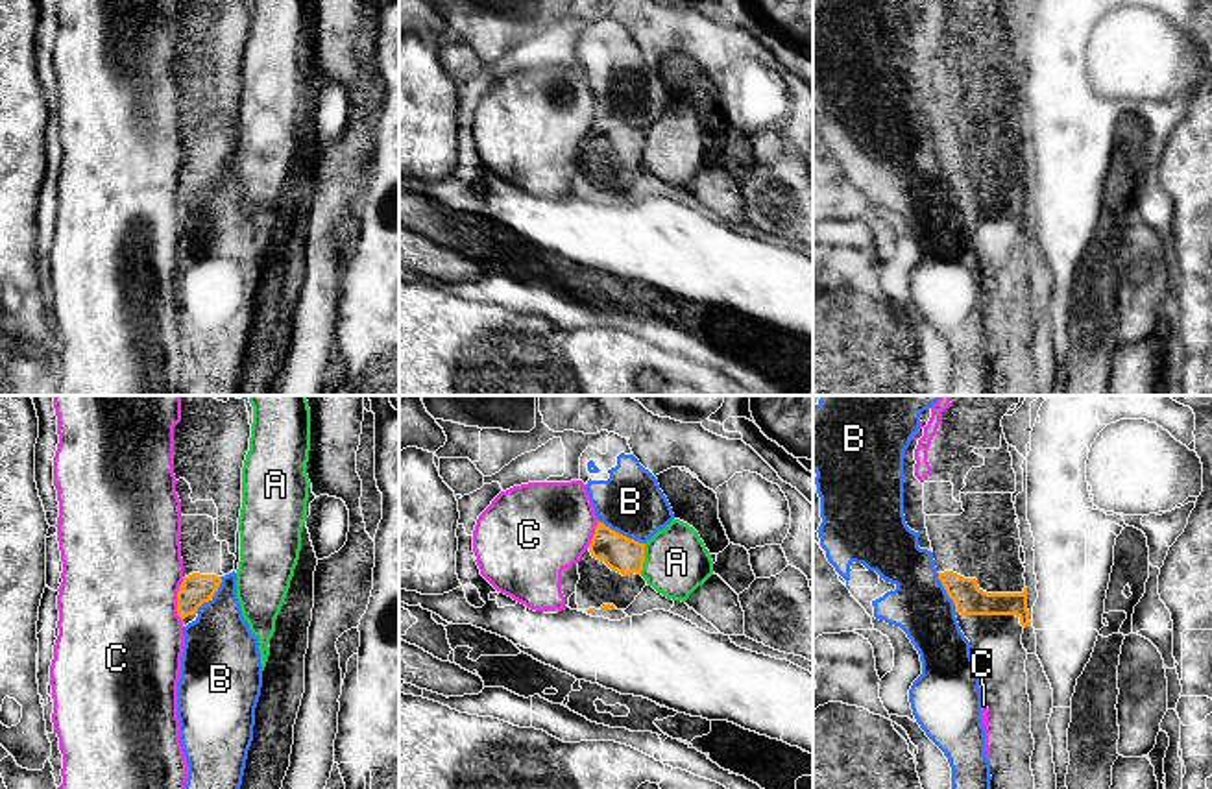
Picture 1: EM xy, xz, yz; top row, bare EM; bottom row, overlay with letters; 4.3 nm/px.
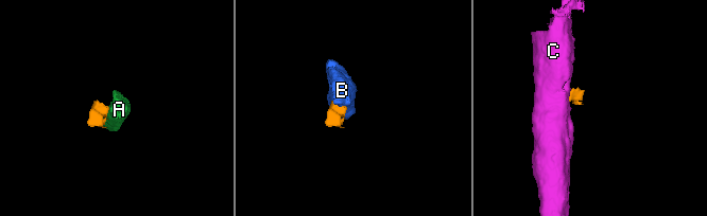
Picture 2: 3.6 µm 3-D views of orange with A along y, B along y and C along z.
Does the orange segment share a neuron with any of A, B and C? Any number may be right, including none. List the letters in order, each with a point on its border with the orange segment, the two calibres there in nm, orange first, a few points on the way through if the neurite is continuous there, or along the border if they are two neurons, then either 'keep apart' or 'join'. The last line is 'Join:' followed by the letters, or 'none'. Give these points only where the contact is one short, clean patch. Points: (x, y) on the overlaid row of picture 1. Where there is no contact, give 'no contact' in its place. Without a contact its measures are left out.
A: contact xz (643, 558); calibres 160 and 280 nm; border xz (645, 544), (645, 560), (640, 573); keep apart
B: contact xz (621, 534); calibres 160 and 280 nm; border xz (599, 520), (643, 544); keep apart
C: contact xy (178, 601); calibres 140 and 500 nm; border xy (183, 579), (178, 590), (178, 616), (181, 621); keep apart
Join: none

